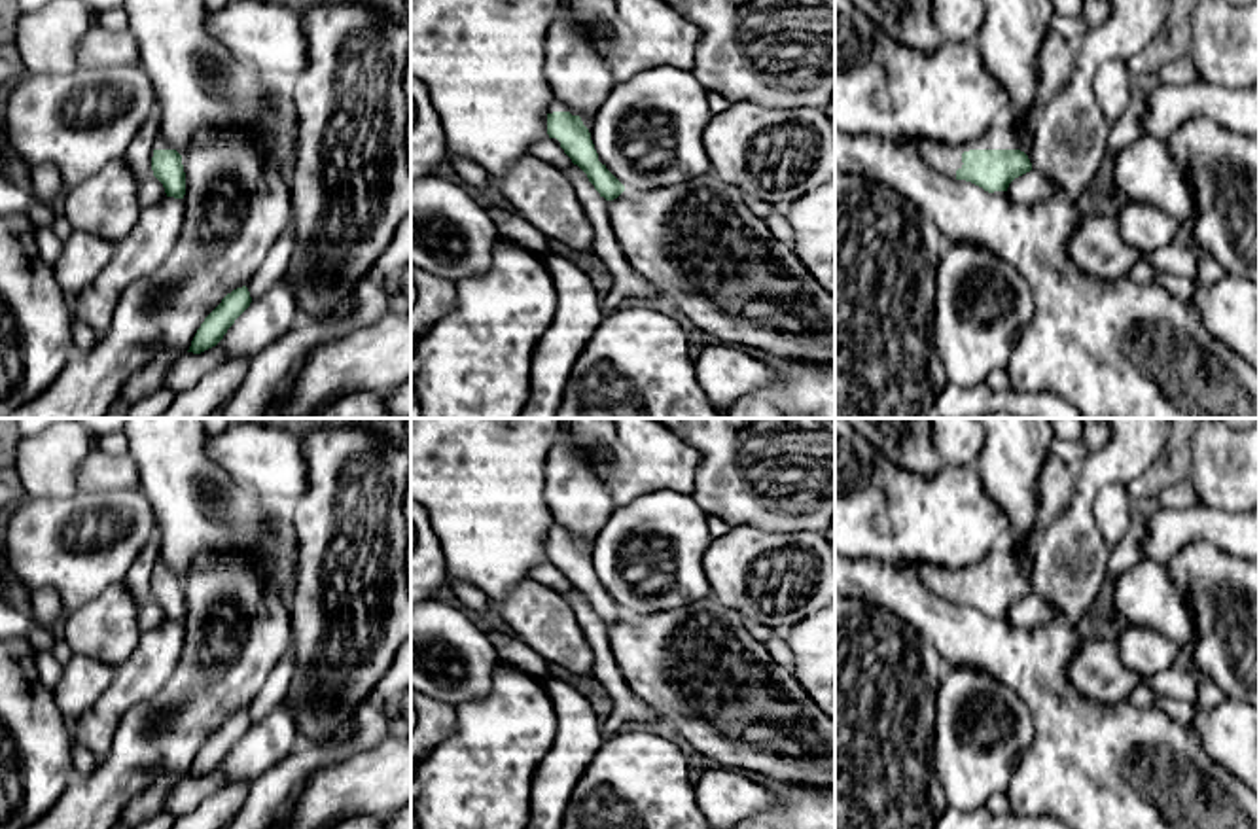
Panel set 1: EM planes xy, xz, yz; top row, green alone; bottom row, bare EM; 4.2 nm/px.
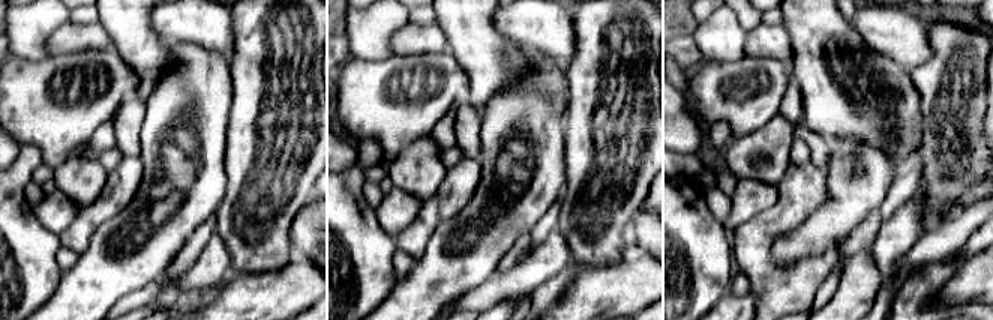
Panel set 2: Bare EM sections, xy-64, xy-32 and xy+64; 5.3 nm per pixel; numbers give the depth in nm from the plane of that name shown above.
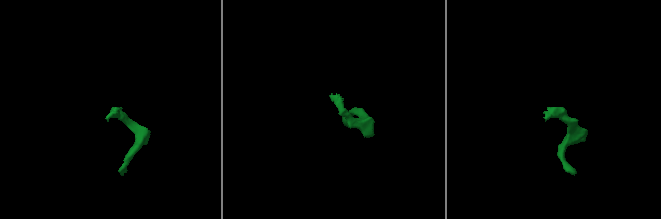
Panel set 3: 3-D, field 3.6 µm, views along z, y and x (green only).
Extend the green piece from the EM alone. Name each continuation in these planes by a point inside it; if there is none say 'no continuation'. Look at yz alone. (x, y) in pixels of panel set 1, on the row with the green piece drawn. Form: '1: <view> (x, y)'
1: yz (945, 158)

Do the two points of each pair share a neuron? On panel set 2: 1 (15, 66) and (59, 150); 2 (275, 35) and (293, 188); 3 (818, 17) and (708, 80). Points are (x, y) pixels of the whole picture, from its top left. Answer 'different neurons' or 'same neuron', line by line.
1: same neuron
2: same neuron
3: different neurons

